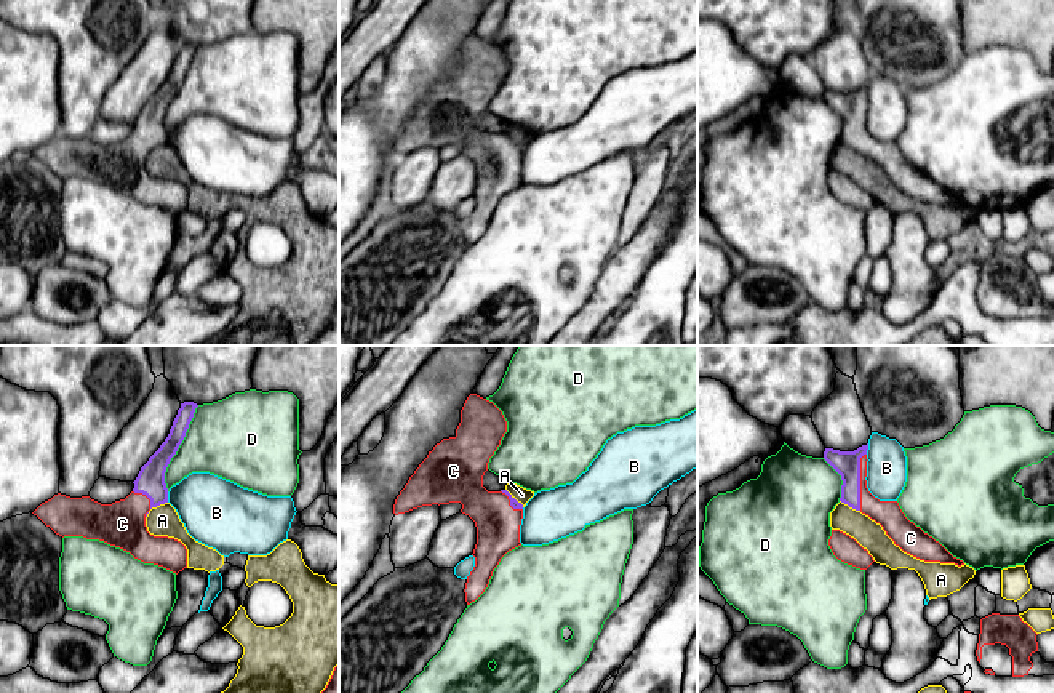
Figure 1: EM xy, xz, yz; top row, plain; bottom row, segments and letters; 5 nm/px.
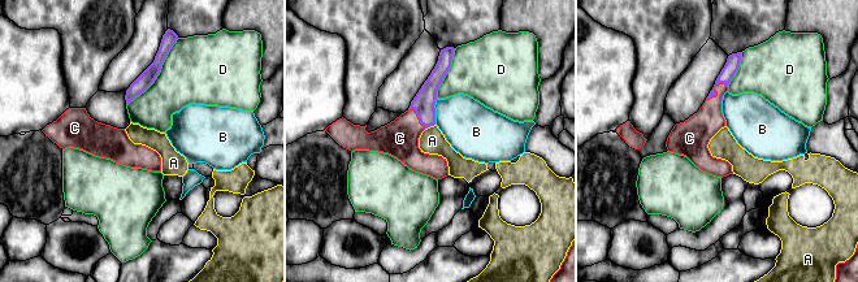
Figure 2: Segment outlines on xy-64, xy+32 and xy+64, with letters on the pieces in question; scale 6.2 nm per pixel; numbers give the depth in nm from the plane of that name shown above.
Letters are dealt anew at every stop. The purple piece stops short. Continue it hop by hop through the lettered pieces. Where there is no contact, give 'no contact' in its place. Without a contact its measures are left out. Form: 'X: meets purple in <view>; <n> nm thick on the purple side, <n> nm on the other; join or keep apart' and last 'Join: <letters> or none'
A: meets purple in yz; 130 nm thick on the purple side, 140 nm on the other; keep apart
B: meets purple in xy; 140 nm thick on the purple side, 320 nm on the other; keep apart
C: meets purple in yz; 130 nm thick on the purple side, 140 nm on the other; join
D: meets purple in xy; 140 nm thick on the purple side, 380 nm on the other; keep apart
Join: C

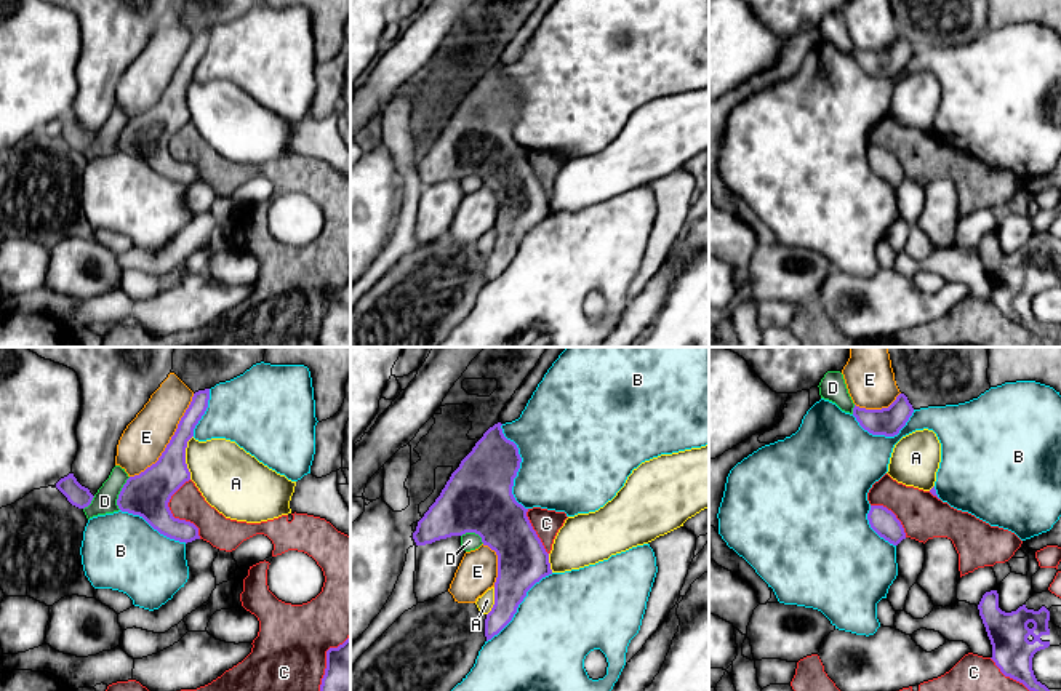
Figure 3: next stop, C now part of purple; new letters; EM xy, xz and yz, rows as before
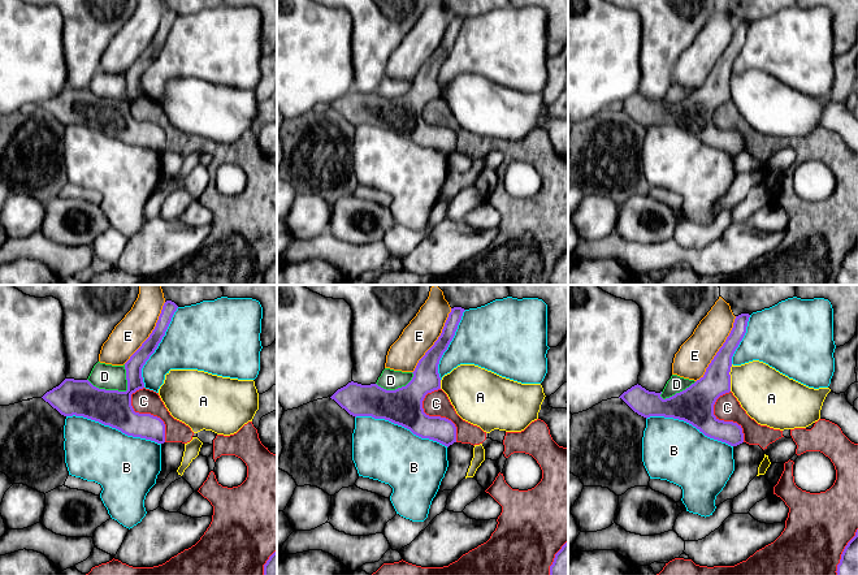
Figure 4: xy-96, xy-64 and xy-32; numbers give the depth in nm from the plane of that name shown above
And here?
A: meets purple in xy; 220 nm thick on the purple side, 320 nm on the other; keep apart
B: meets purple in xz; 340 nm thick on the purple side, 480 nm on the other; keep apart
C: meets purple in xy; 220 nm thick on the purple side, 160 nm on the other; keep apart
D: meets purple in xy; 220 nm thick on the purple side, 120 nm on the other; keep apart
E: meets purple in xy; 200 nm thick on the purple side, 220 nm on the other; keep apart
Join: none

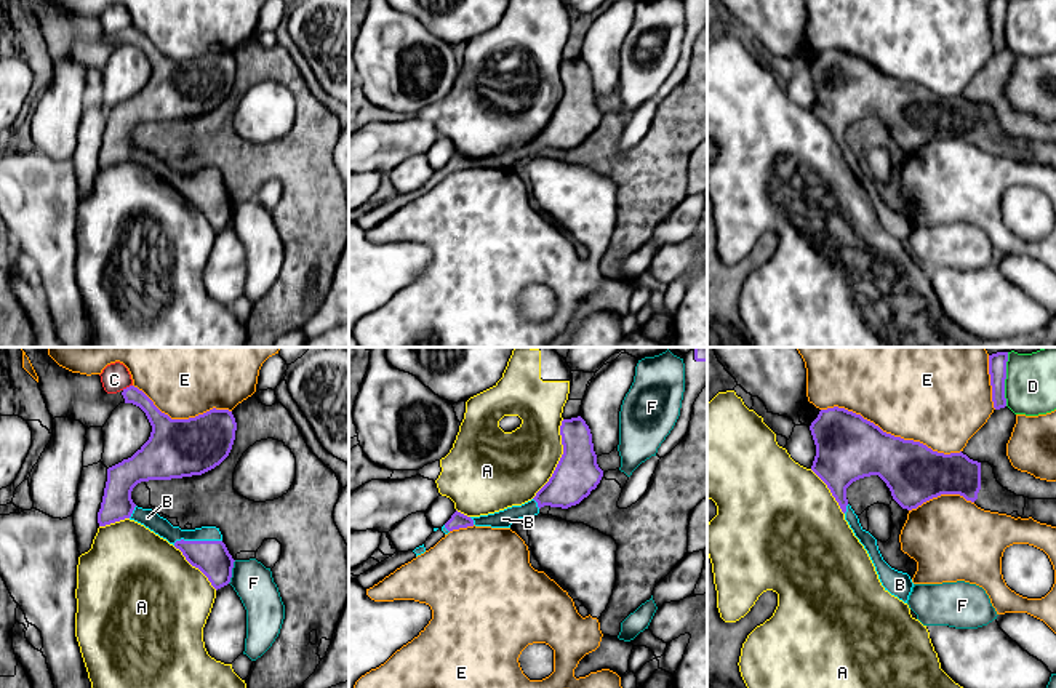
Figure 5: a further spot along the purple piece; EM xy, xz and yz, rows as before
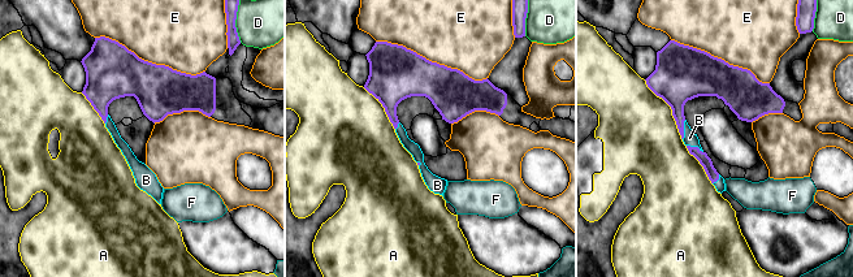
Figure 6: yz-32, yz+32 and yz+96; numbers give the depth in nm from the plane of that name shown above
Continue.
A: meets purple in xz; 220 nm thick on the purple side, 360 nm on the other; keep apart
B: meets purple in xy; 180 nm thick on the purple side, 90 nm on the other; join
C: meets purple in xy; 100 nm thick on the purple side, 140 nm on the other; keep apart
D: meets purple in yz; 100 nm thick on the purple side, 260 nm on the other; keep apart
E: meets purple in yz; 320 nm thick on the purple side, 420 nm on the other; keep apart
F: meets purple in xy; 180 nm thick on the purple side, 200 nm on the other; keep apart
Join: B

